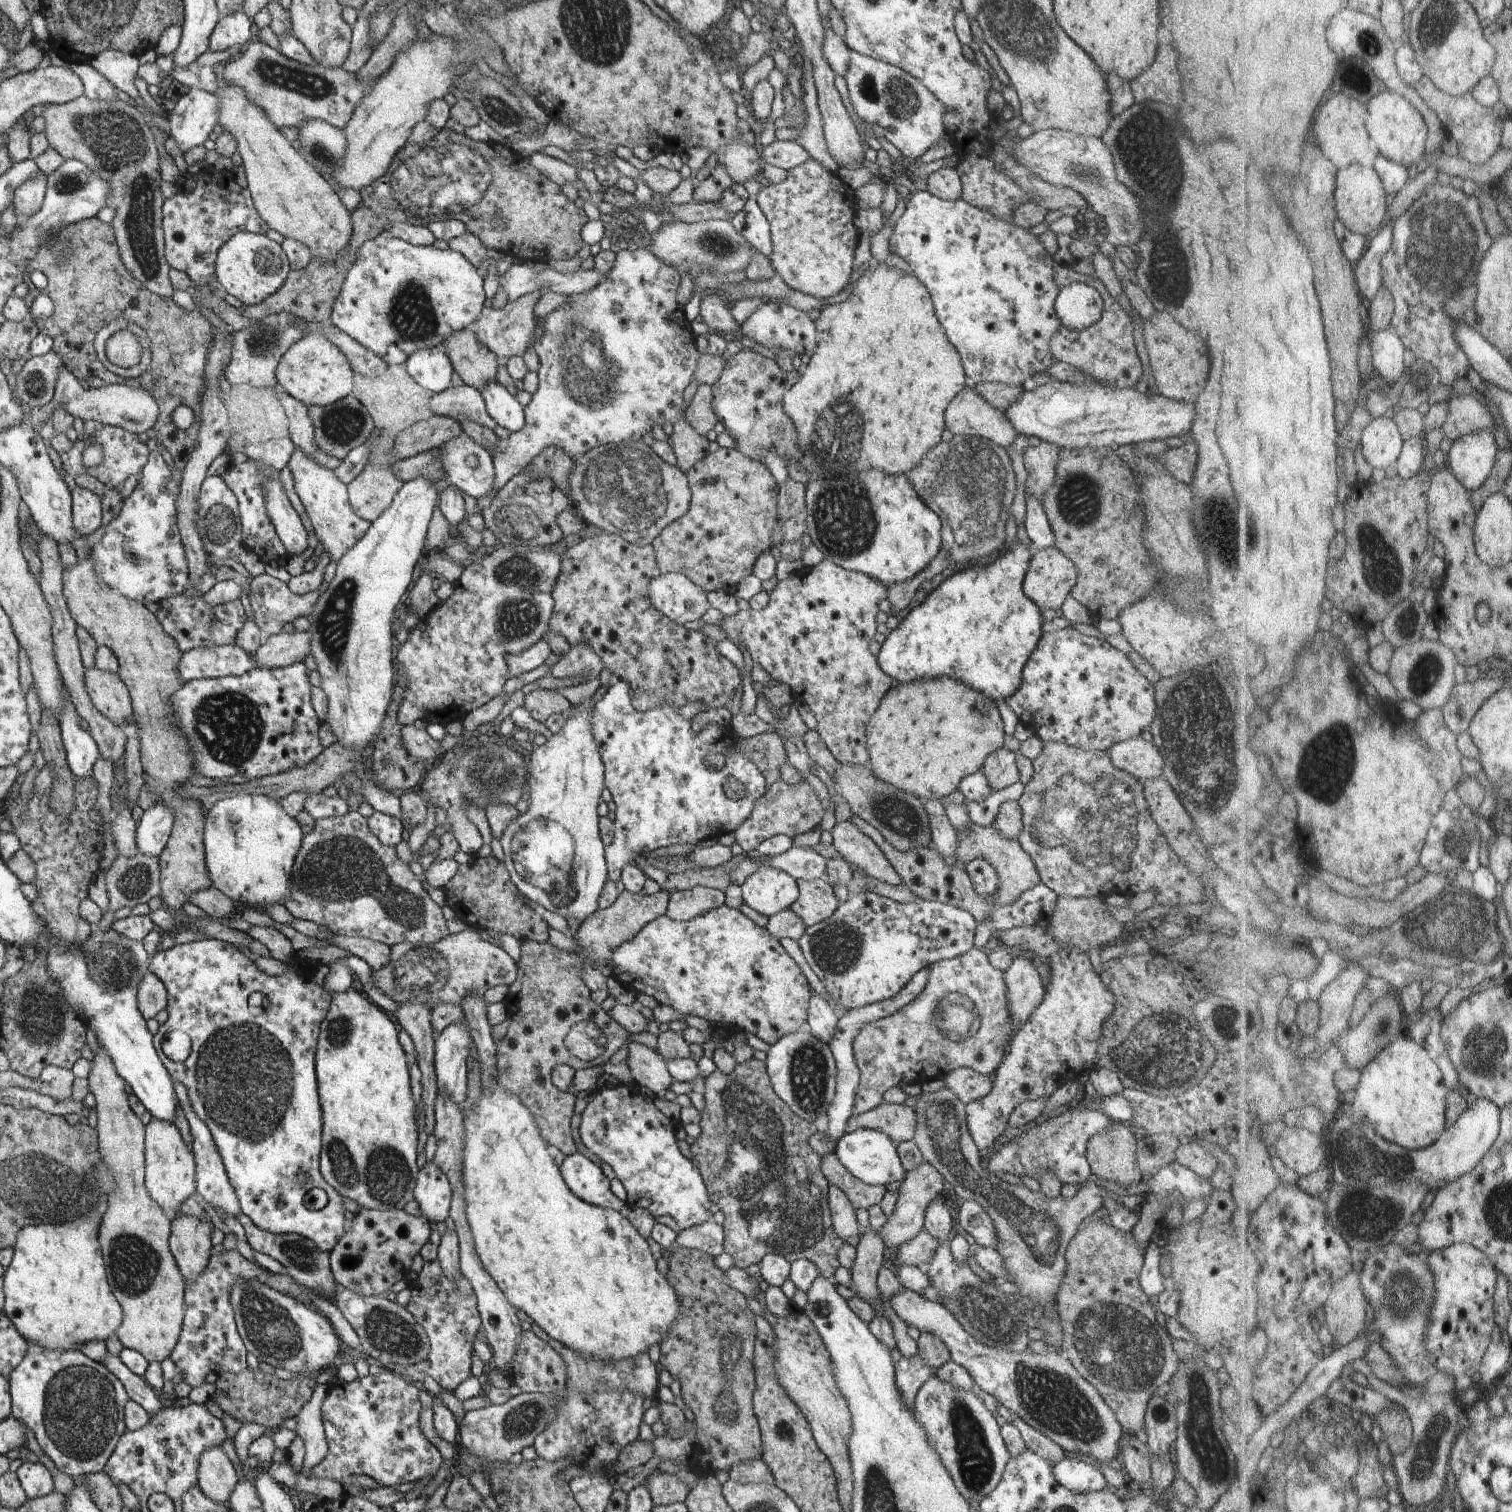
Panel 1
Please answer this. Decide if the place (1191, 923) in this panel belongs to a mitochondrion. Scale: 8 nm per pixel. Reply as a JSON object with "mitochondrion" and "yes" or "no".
{"mitochondrion":"no"}

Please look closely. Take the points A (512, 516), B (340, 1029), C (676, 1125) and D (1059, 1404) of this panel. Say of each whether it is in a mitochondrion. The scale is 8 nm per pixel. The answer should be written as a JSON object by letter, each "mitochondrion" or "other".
{"A":"mitochondrion","B":"mitochondrion","C":"other","D":"mitochondrion"}

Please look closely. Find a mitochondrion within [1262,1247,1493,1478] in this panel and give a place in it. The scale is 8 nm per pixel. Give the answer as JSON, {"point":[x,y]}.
{"point":[1404,1290]}

